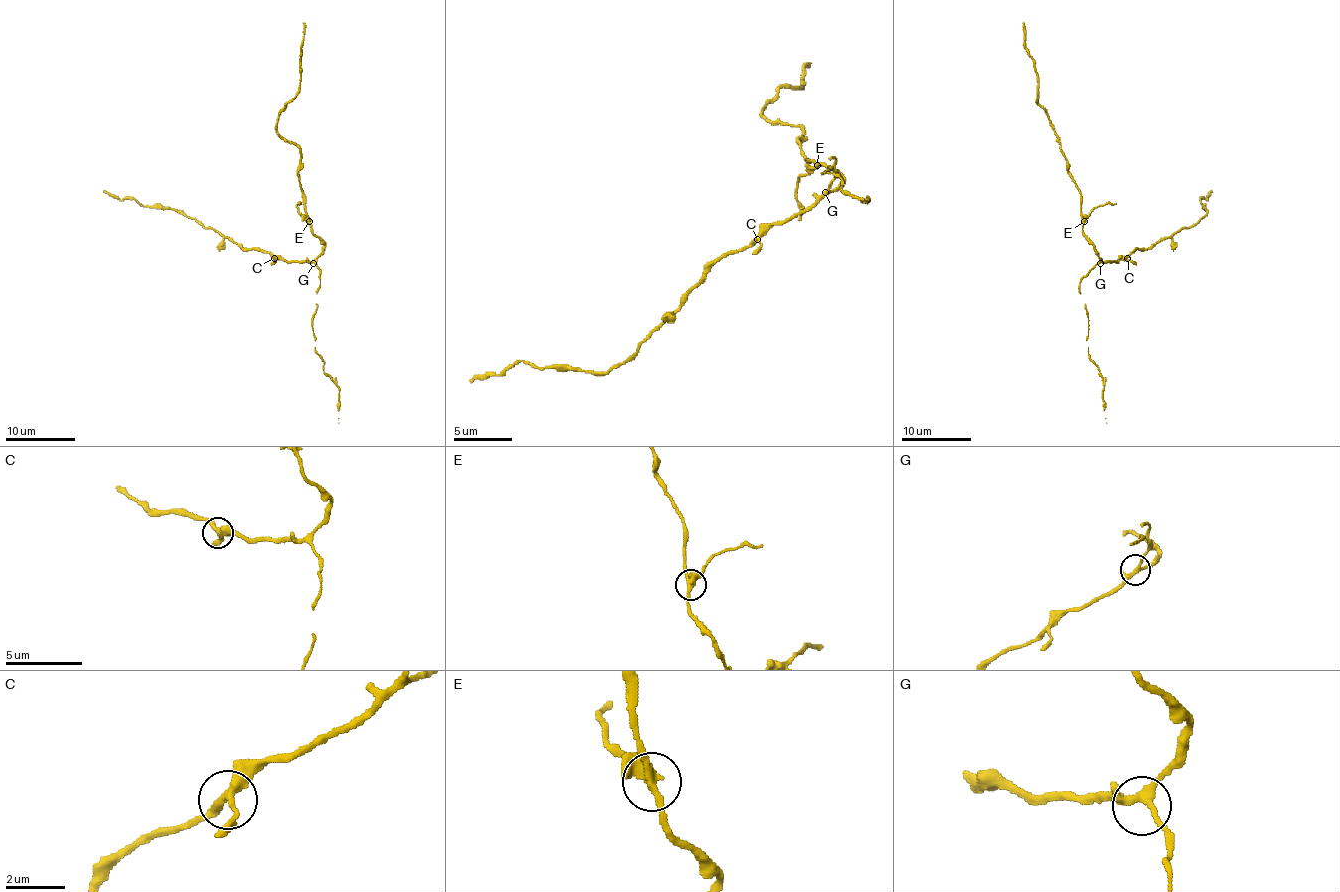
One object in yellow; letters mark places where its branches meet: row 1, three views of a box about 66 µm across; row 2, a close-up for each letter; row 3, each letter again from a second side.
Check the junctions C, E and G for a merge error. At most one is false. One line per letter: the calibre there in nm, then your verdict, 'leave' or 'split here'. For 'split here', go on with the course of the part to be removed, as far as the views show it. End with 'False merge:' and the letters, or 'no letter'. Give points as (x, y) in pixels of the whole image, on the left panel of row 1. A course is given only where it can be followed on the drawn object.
C: 280 nm | leave
E: 280 nm | split here | (308, 222), (298, 211), (298, 203)
G: 240 nm | leave
False merge: E

